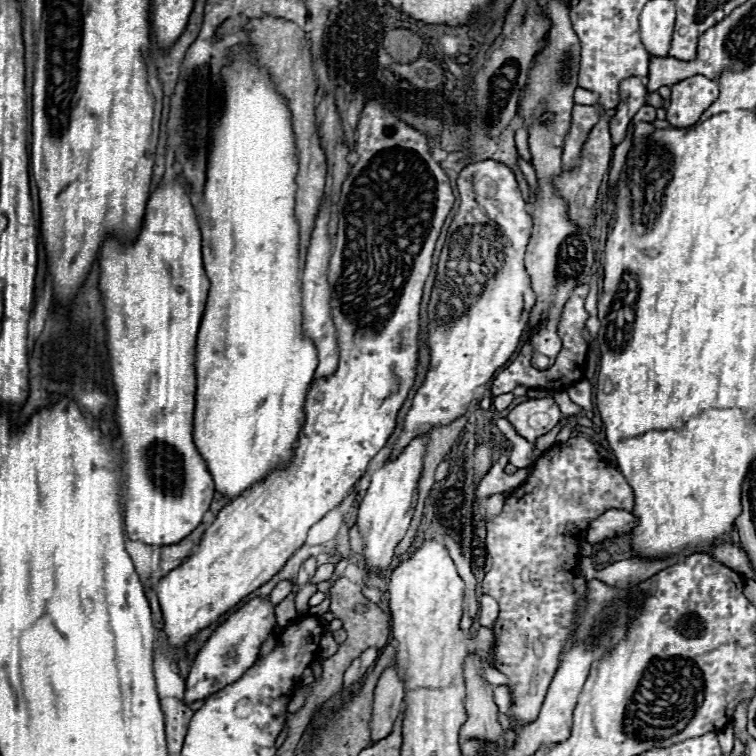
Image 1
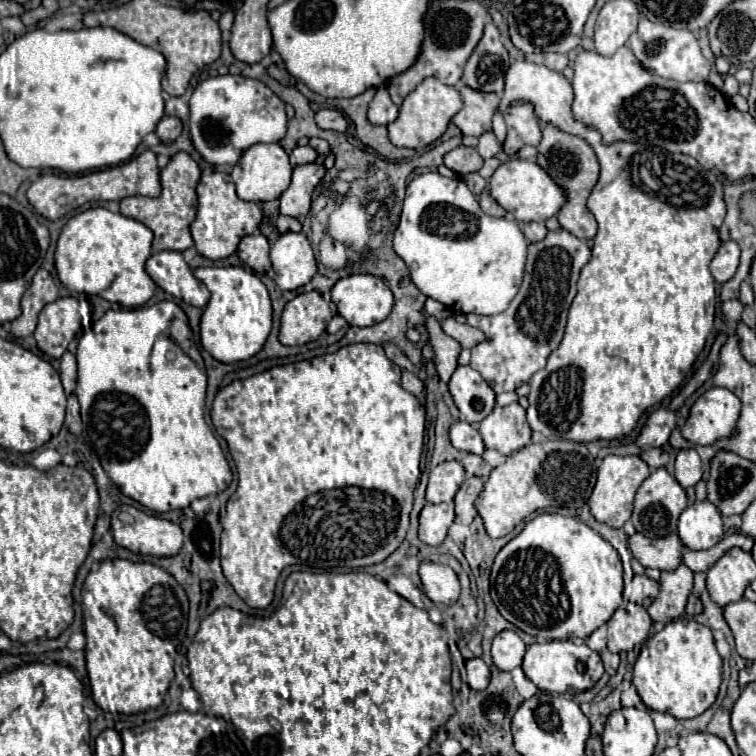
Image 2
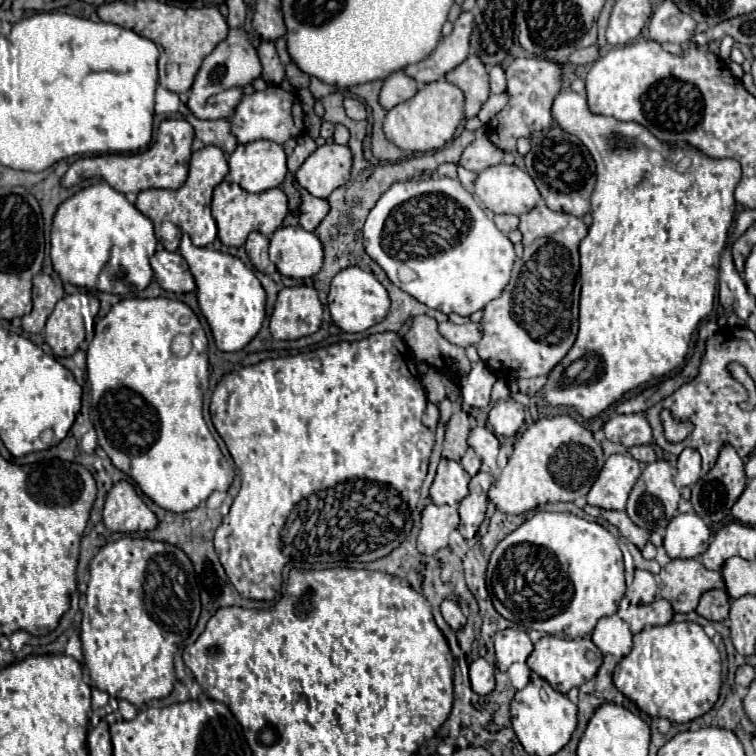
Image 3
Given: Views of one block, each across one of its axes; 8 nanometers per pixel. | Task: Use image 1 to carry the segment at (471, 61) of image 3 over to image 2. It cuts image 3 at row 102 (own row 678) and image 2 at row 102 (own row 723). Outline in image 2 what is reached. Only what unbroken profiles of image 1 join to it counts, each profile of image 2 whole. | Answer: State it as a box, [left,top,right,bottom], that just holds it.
[452,86,500,136]

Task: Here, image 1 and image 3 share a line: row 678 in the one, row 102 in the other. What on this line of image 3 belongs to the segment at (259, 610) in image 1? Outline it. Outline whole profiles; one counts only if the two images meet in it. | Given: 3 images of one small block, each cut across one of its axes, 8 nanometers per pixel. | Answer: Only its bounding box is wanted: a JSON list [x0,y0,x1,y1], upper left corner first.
[186,30,262,120]

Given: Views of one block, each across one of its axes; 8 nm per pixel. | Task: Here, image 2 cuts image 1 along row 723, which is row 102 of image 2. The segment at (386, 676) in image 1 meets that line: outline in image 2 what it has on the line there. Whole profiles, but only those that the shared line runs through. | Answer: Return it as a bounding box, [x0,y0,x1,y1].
[368,86,398,126]

